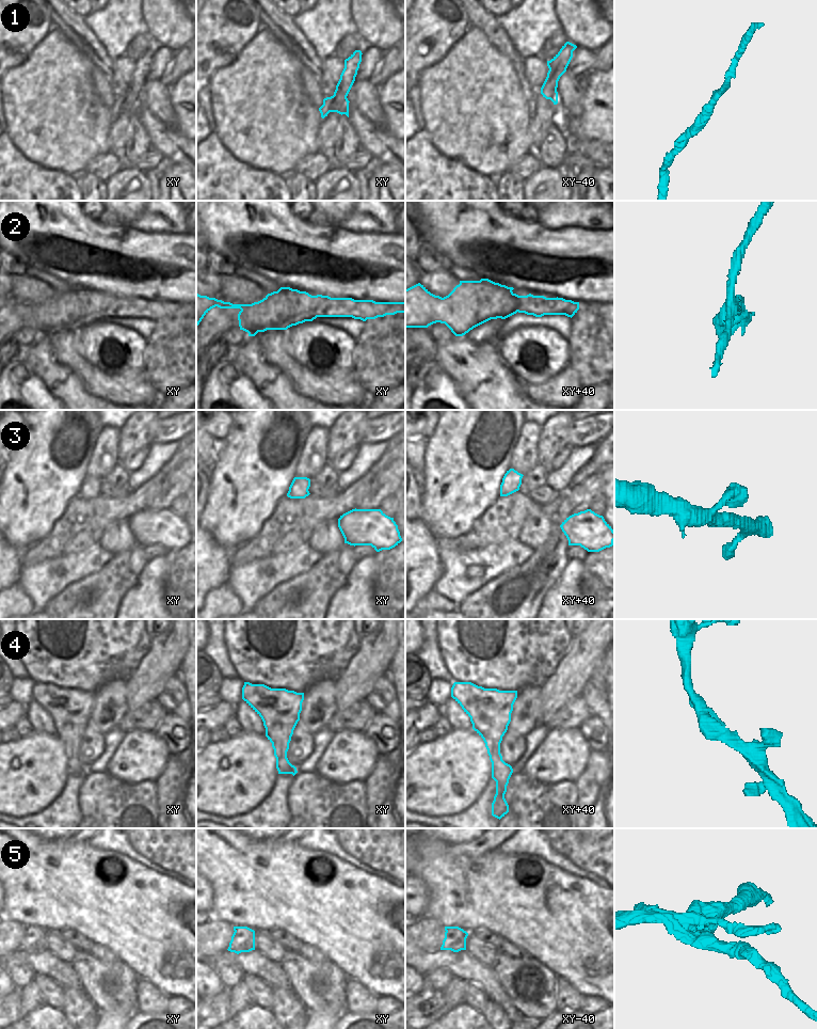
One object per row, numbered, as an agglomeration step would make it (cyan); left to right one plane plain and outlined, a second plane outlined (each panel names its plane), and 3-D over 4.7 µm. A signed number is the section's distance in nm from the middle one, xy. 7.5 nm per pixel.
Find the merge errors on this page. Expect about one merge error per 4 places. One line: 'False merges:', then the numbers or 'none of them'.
False merges: 2, 5

